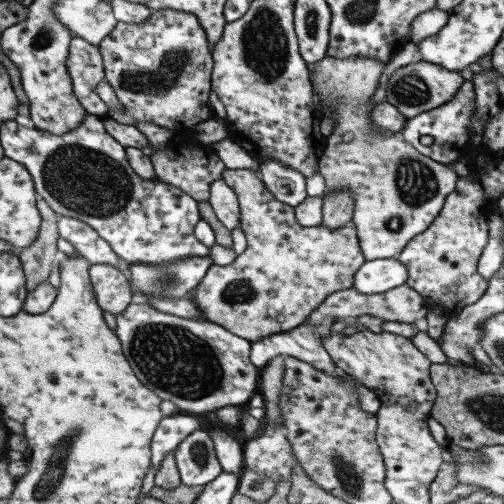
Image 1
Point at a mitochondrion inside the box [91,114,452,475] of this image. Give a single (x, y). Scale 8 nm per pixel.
(172, 359)

